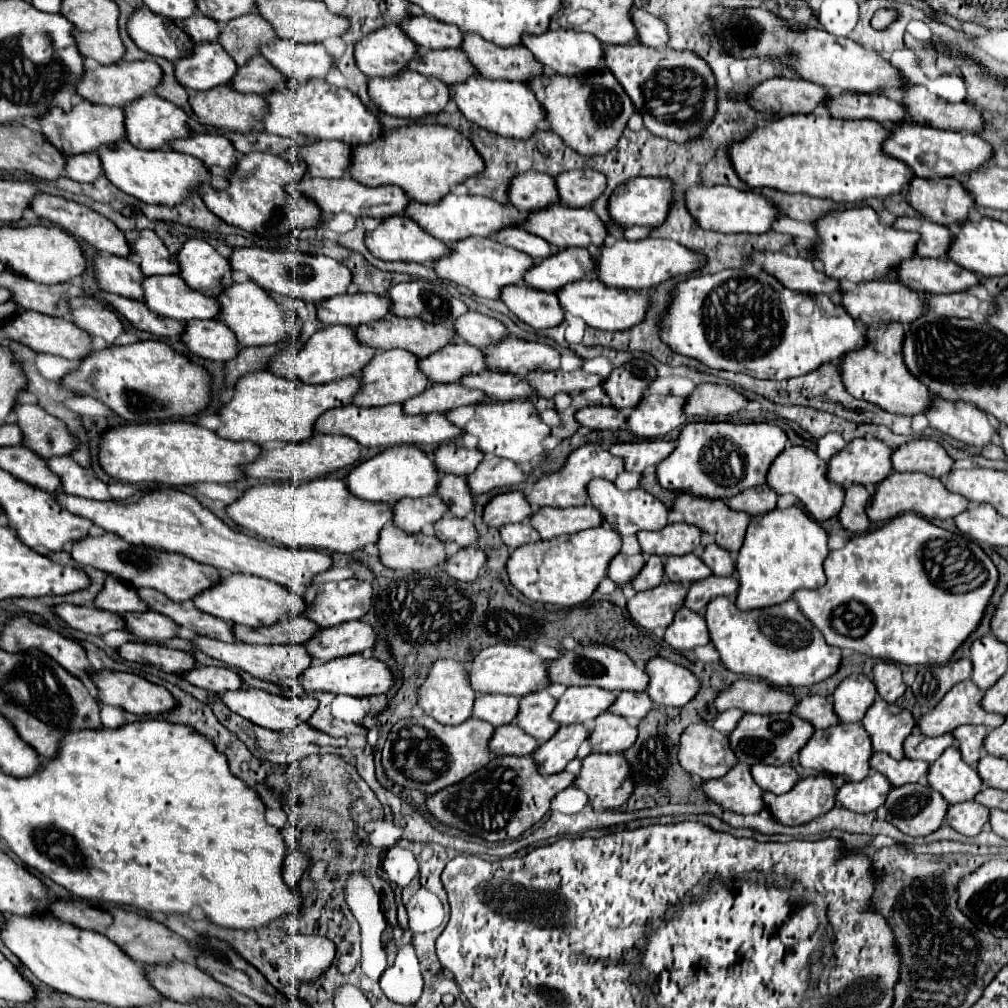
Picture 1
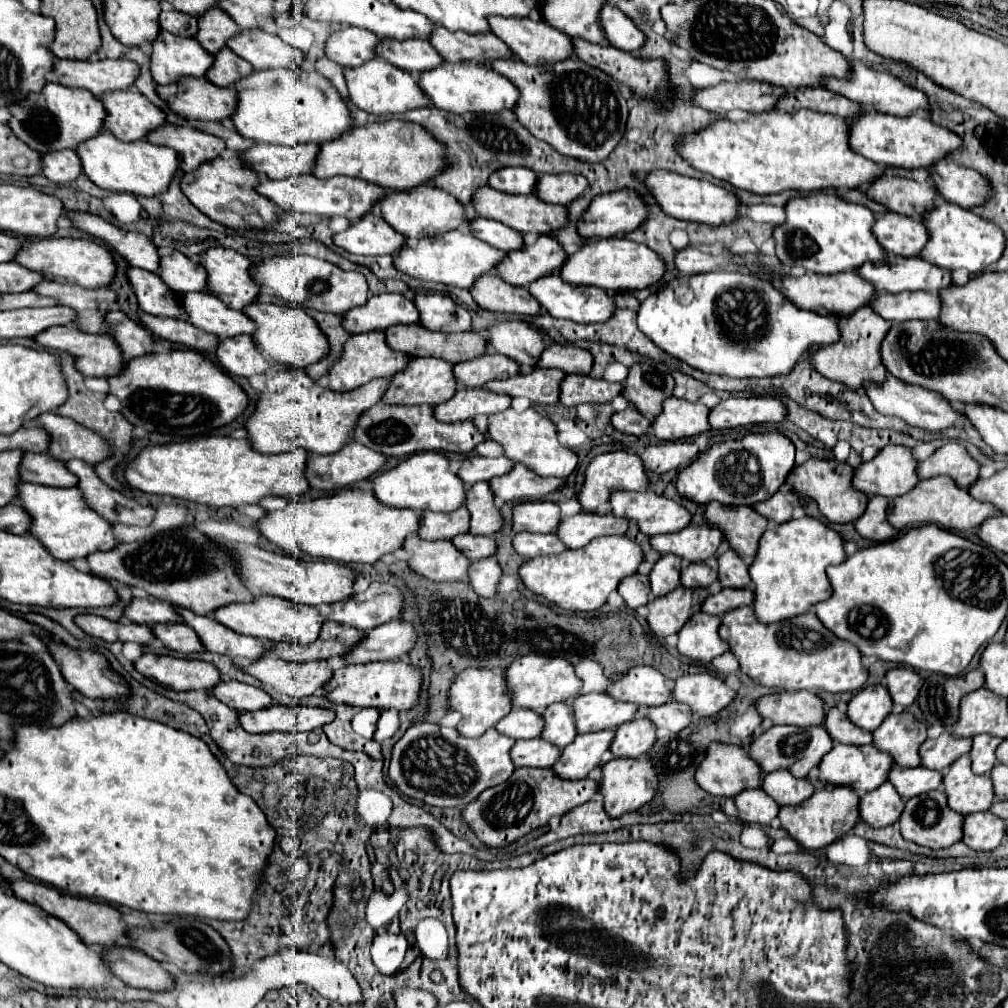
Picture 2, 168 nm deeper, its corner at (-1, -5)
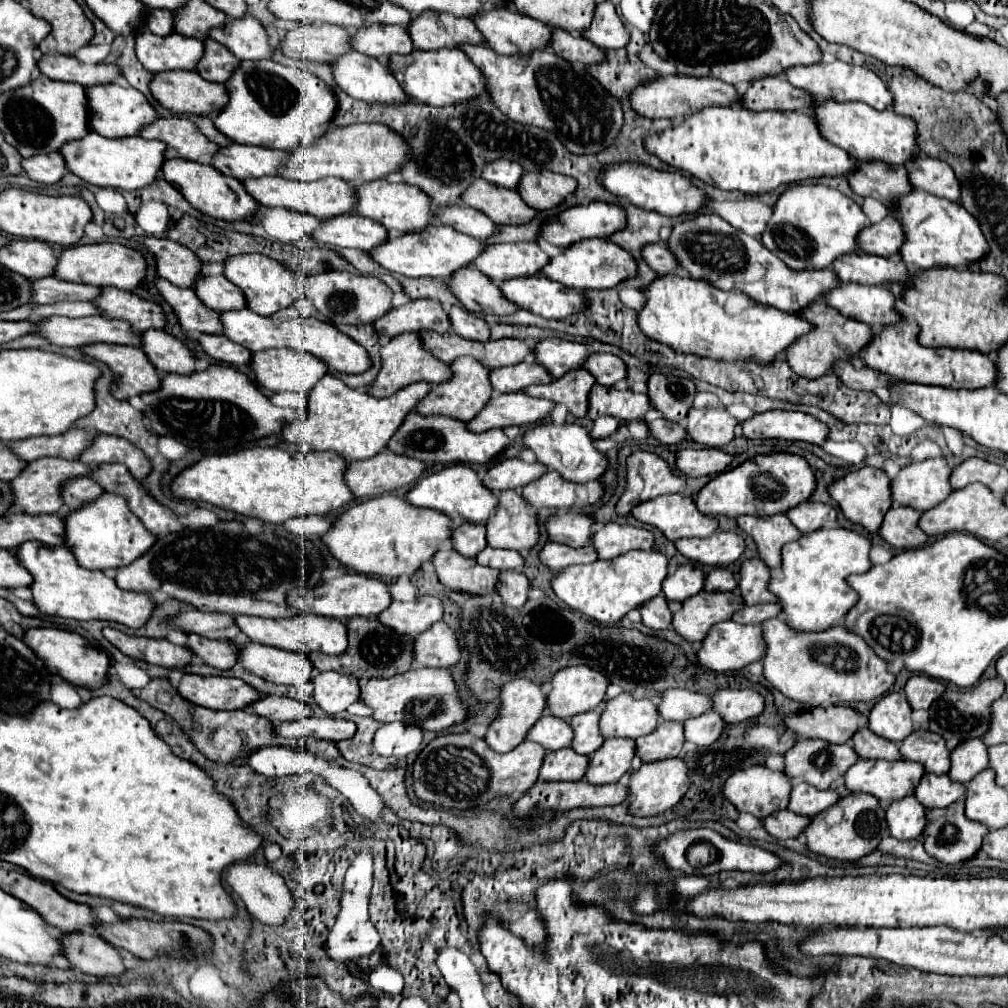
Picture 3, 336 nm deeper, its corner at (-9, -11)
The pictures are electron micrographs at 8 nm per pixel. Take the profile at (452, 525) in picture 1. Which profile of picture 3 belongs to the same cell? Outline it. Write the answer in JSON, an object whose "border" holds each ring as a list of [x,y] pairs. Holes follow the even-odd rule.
{"border":[[[485,547],[475,559],[477,559],[477,563],[481,563],[485,567],[499,569],[499,571],[523,569],[523,565],[525,565],[521,553],[509,551],[509,549],[491,549],[491,547]]]}

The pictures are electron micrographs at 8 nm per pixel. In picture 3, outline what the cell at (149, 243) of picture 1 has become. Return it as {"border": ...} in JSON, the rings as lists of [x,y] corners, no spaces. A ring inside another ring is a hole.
{"border":[[[209,275],[201,277],[195,285],[195,293],[207,307],[211,307],[219,313],[239,311],[239,309],[247,307],[239,287],[229,283],[225,277],[209,277]]]}

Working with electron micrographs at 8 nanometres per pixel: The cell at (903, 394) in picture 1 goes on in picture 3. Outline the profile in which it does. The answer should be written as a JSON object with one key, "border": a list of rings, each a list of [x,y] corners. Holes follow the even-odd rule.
{"border":[[[815,303],[815,307],[807,307],[807,311],[799,311],[799,317],[807,319],[809,323],[815,323],[815,331],[811,331],[811,333],[803,335],[803,339],[795,341],[791,345],[791,349],[787,349],[785,359],[787,359],[789,367],[793,367],[793,371],[805,379],[817,379],[817,377],[829,373],[831,365],[837,359],[851,361],[851,357],[863,347],[863,343],[869,343],[871,335],[873,335],[873,329],[869,325],[843,317],[839,311],[835,311],[827,303]]]}

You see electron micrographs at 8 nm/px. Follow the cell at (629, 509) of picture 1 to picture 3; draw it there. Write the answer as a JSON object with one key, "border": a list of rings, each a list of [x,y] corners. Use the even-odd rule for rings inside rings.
{"border":[[[679,493],[639,503],[633,509],[633,517],[645,525],[661,529],[669,541],[683,537],[709,537],[719,527],[715,517],[707,517],[697,509],[693,497]]]}

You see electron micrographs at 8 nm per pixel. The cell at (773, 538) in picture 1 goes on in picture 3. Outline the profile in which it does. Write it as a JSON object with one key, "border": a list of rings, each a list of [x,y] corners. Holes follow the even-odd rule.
{"border":[[[819,529],[803,535],[799,541],[787,543],[783,547],[781,573],[769,583],[771,593],[779,597],[785,621],[797,631],[825,631],[841,623],[857,601],[857,593],[845,579],[871,569],[869,549],[871,541],[849,529]]]}

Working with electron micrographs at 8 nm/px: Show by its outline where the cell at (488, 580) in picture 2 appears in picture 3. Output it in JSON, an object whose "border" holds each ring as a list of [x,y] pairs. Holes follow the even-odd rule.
{"border":[[[501,571],[497,593],[509,607],[523,607],[529,599],[531,583],[521,571]]]}

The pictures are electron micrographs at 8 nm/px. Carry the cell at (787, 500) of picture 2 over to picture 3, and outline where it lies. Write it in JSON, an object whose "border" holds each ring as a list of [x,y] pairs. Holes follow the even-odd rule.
{"border":[[[807,501],[801,503],[801,507],[793,507],[791,511],[787,511],[787,517],[803,533],[813,533],[825,525],[837,523],[835,507],[825,503],[815,503],[815,501]]]}

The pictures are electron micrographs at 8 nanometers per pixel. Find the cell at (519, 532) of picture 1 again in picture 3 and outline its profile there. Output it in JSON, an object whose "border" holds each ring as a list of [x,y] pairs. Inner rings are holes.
{"border":[[[549,541],[543,547],[539,557],[549,569],[553,569],[557,573],[569,565],[583,565],[583,563],[593,563],[599,559],[595,547],[591,547],[591,545],[585,545],[581,549],[573,549],[573,547],[561,545],[561,543],[553,543],[553,541]]]}

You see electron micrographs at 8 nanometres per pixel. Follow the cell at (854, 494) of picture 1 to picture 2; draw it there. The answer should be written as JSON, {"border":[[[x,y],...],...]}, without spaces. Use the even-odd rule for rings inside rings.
{"border":[[[869,497],[869,505],[863,515],[853,523],[855,531],[871,541],[885,541],[891,539],[897,531],[887,525],[887,507],[889,501],[885,497]]]}

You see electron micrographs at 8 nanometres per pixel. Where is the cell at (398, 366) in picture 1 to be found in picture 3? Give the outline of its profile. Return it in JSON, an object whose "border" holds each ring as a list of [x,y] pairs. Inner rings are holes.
{"border":[[[461,357],[455,363],[451,363],[451,371],[453,371],[453,377],[449,381],[435,385],[433,391],[427,395],[427,399],[419,401],[417,413],[421,413],[421,415],[447,415],[447,417],[455,417],[461,421],[469,421],[475,415],[479,415],[479,411],[489,403],[489,399],[493,395],[493,387],[489,381],[491,369],[483,367],[473,357]]]}

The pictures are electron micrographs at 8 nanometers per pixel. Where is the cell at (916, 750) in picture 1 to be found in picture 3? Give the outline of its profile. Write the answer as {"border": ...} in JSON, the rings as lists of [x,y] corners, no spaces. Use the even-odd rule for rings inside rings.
{"border":[[[967,739],[951,753],[949,777],[959,783],[969,783],[979,771],[989,767],[987,745],[981,739]]]}

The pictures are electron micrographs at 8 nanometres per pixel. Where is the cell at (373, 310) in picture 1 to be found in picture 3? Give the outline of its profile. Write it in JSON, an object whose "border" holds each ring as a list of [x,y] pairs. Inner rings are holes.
{"border":[[[415,299],[383,315],[375,329],[381,337],[395,337],[407,331],[451,333],[451,321],[443,305],[435,299]]]}

